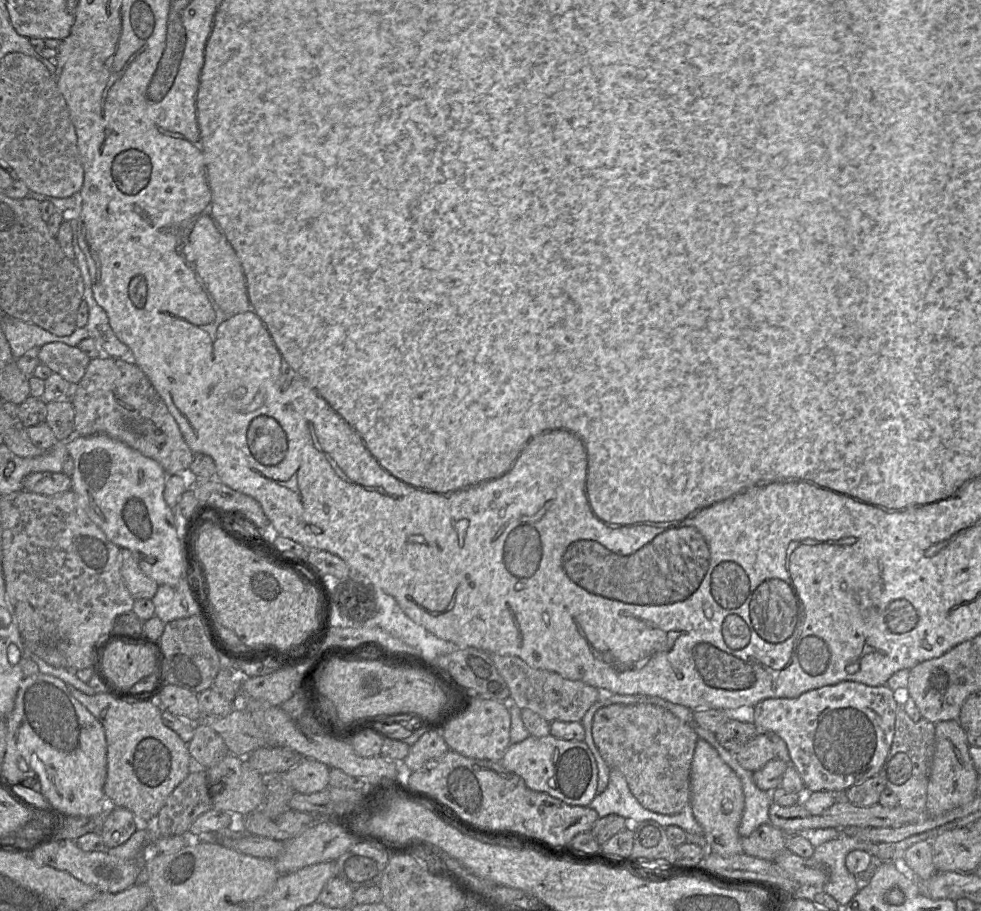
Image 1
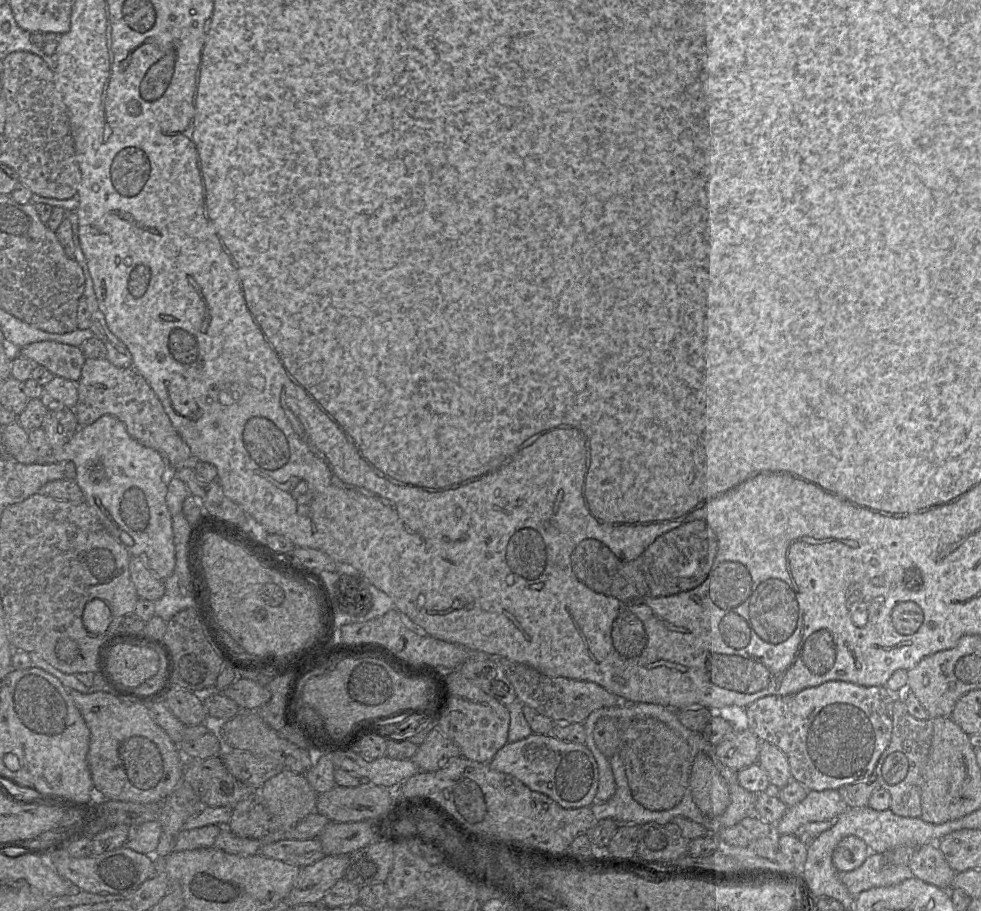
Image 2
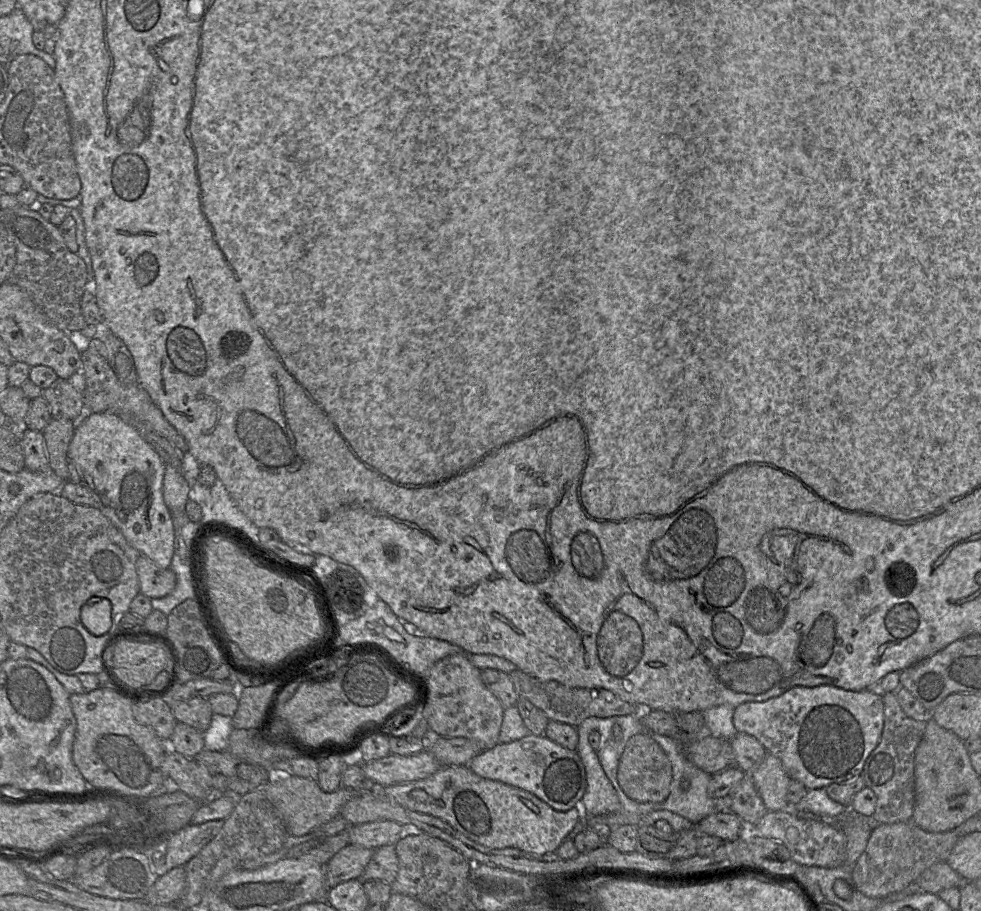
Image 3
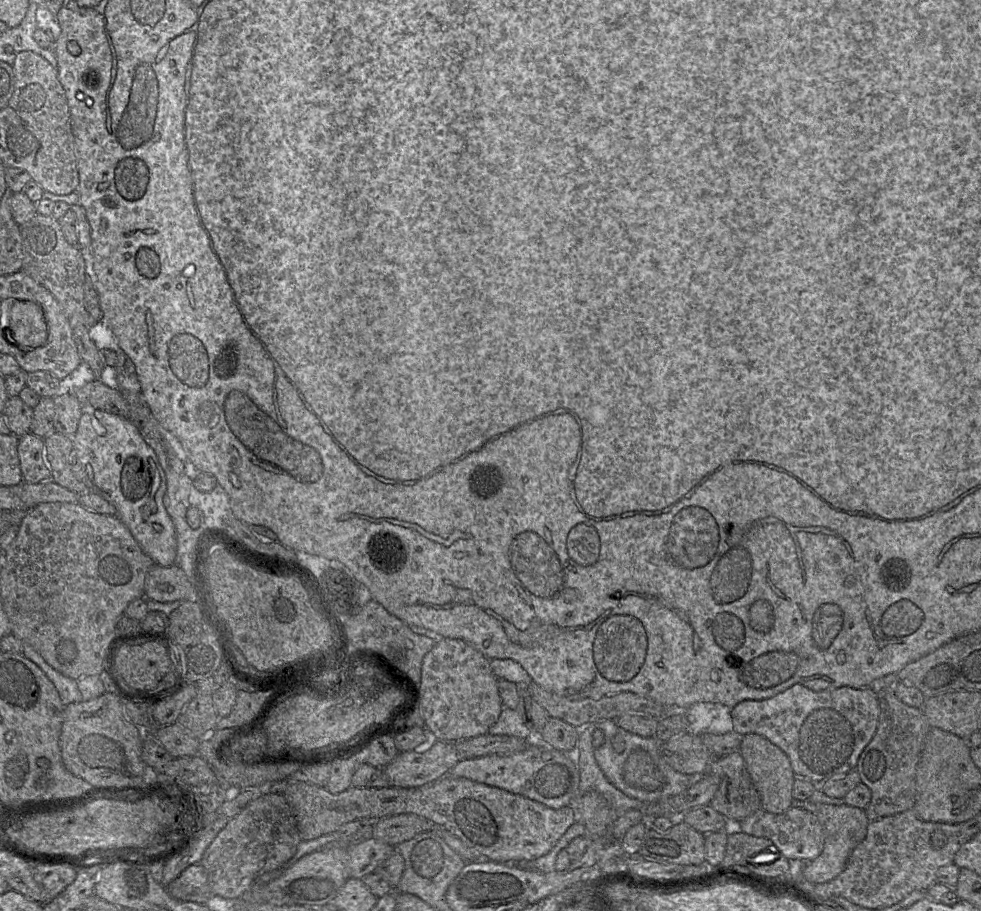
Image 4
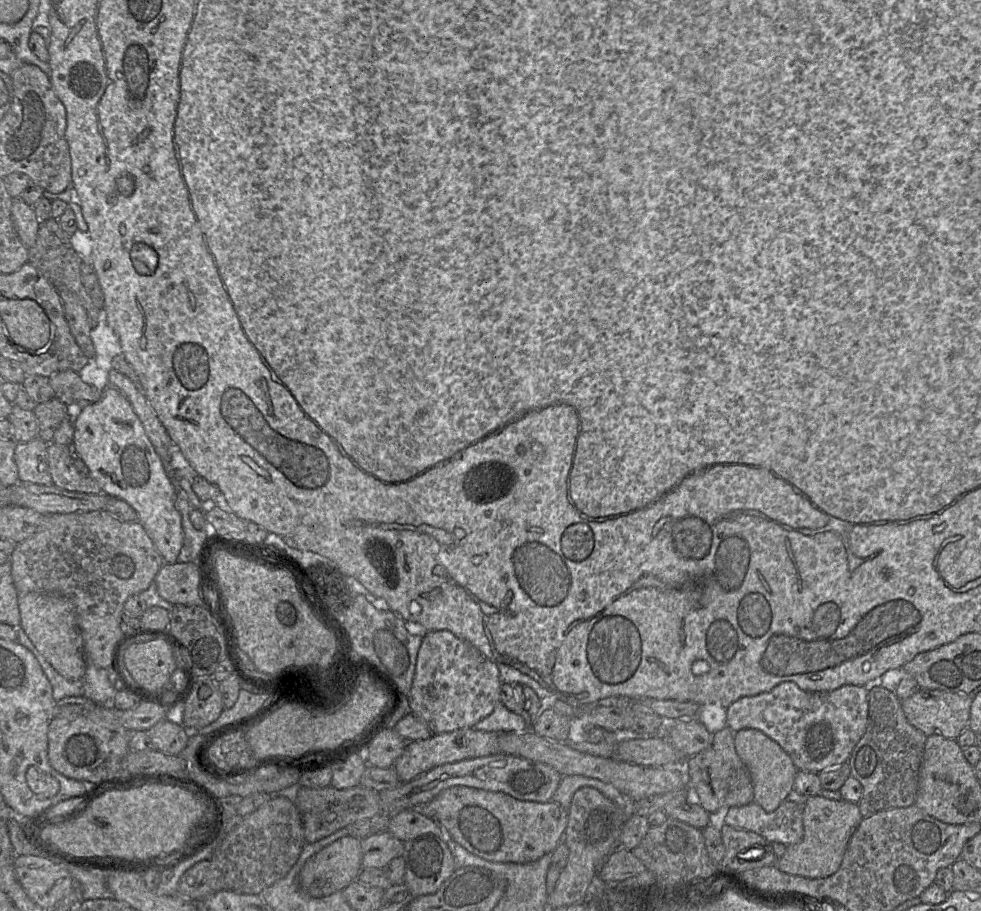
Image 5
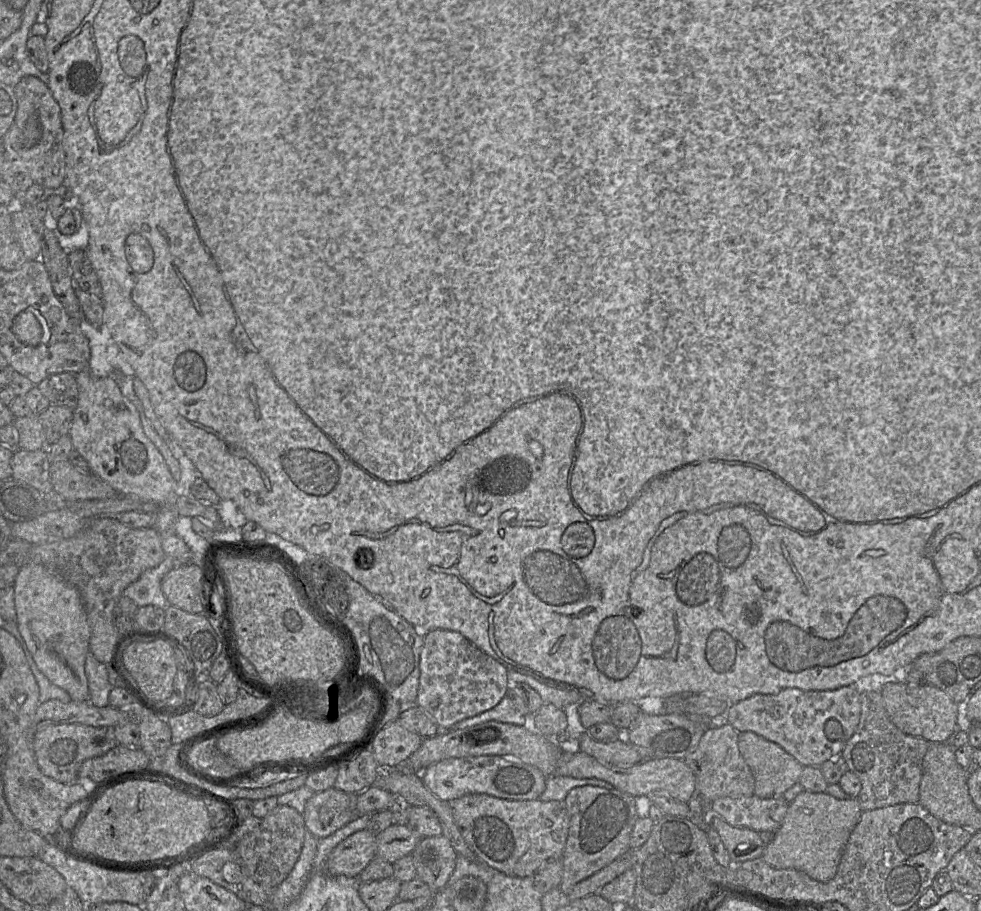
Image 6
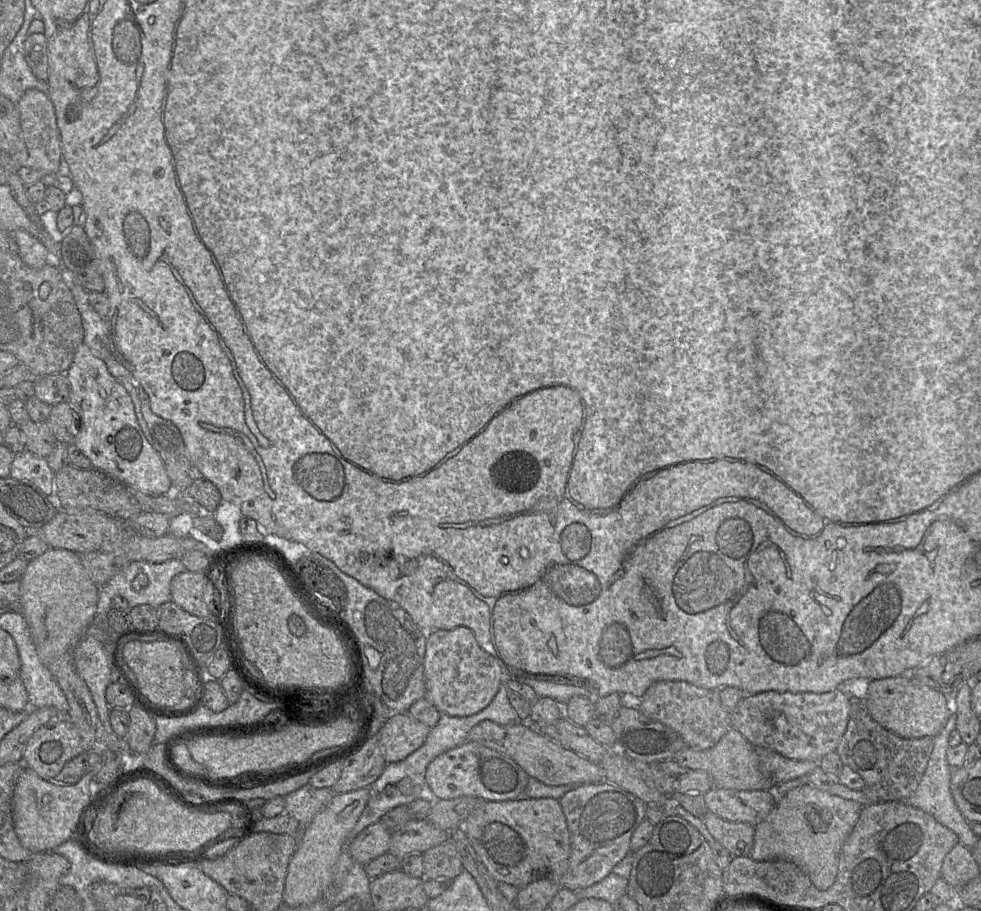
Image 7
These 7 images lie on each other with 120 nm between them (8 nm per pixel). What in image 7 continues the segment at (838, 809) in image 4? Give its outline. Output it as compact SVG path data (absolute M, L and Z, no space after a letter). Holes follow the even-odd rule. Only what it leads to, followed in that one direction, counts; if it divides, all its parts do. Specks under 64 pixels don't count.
M805 783L778 797L768 816L755 826L750 857L756 861L785 860L799 866L821 891L835 882L842 847L855 827L863 806Z

